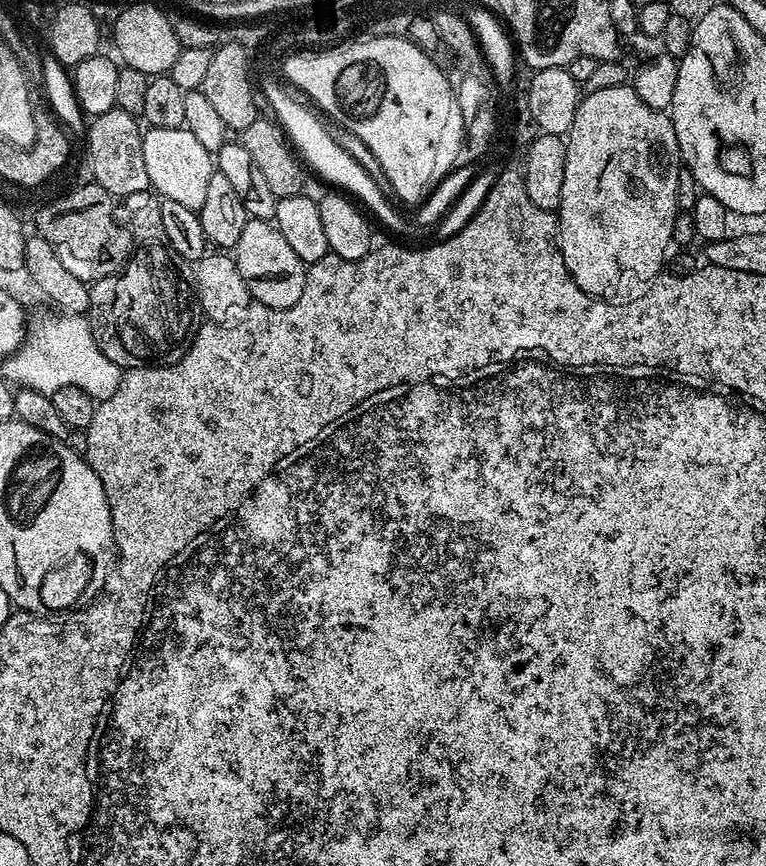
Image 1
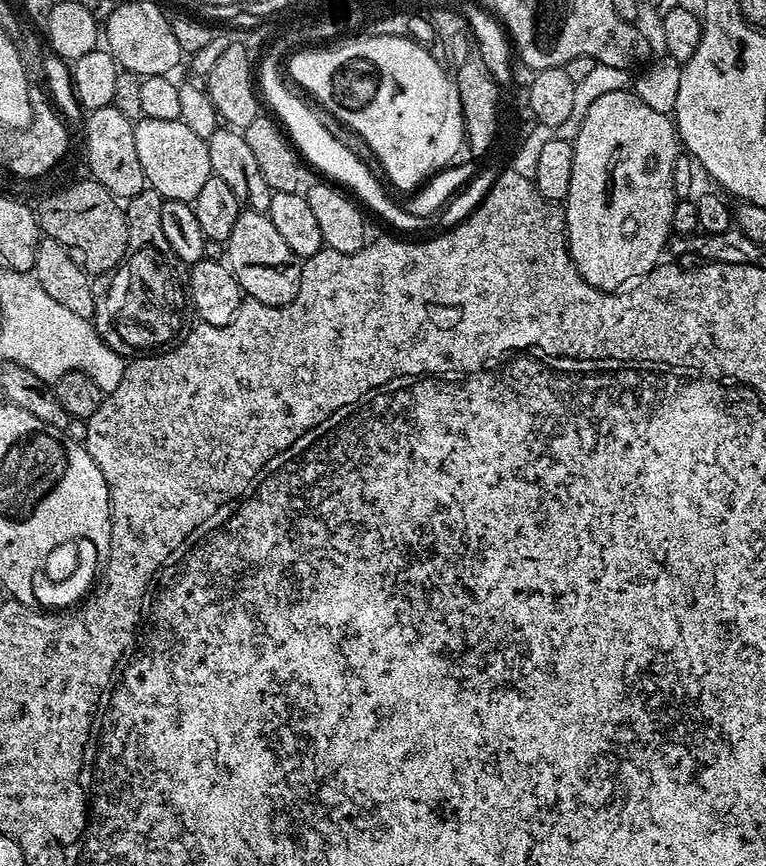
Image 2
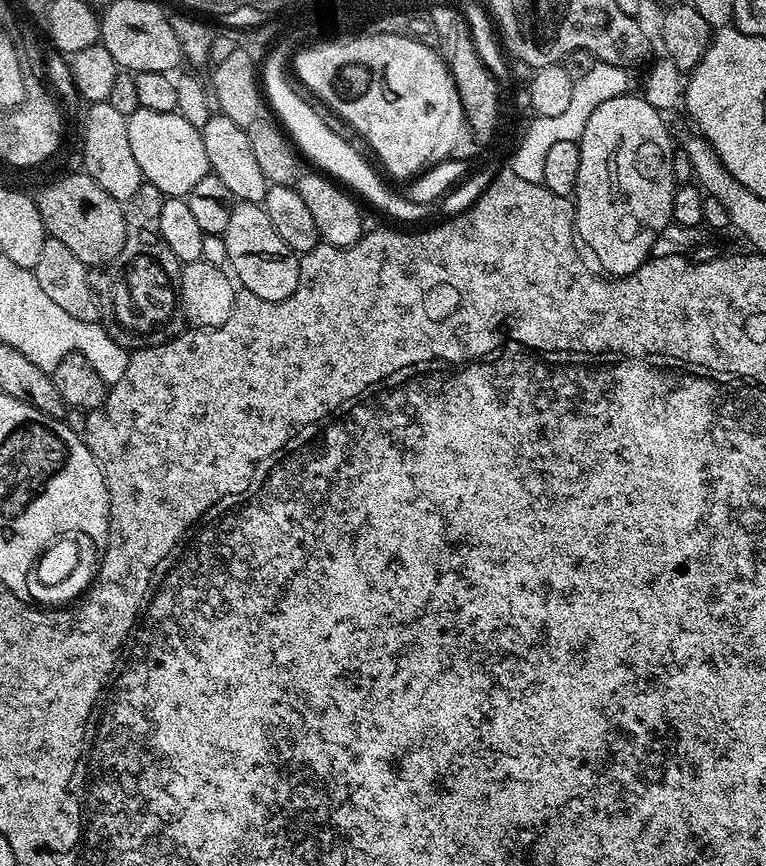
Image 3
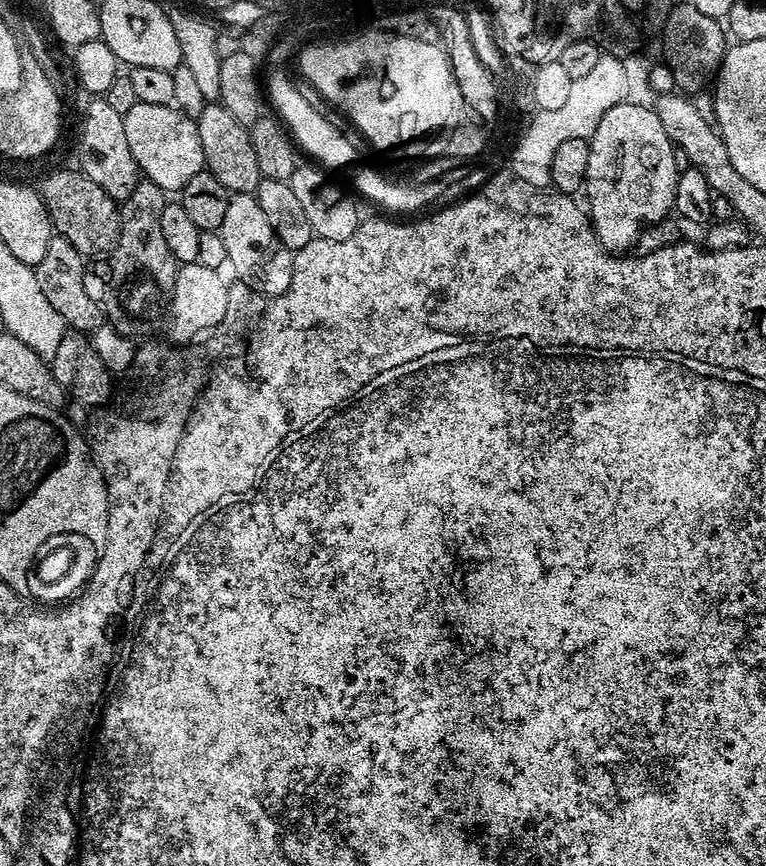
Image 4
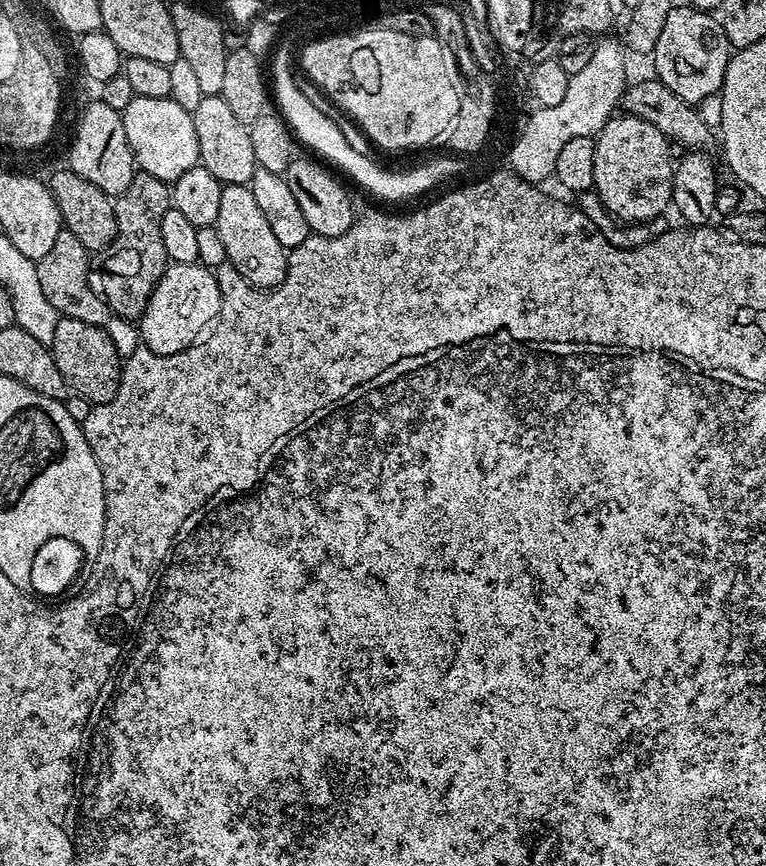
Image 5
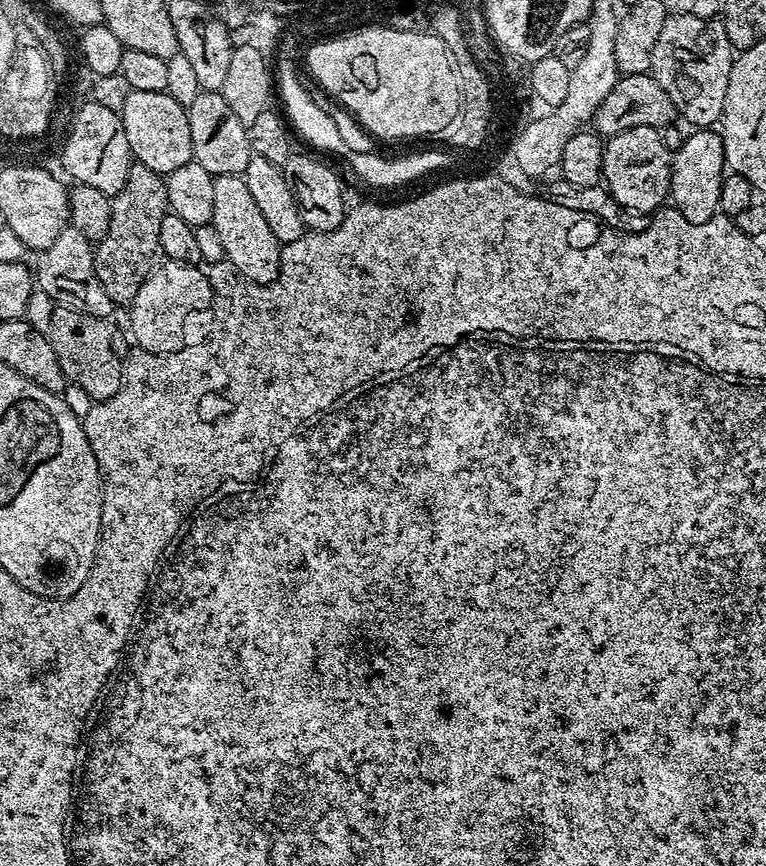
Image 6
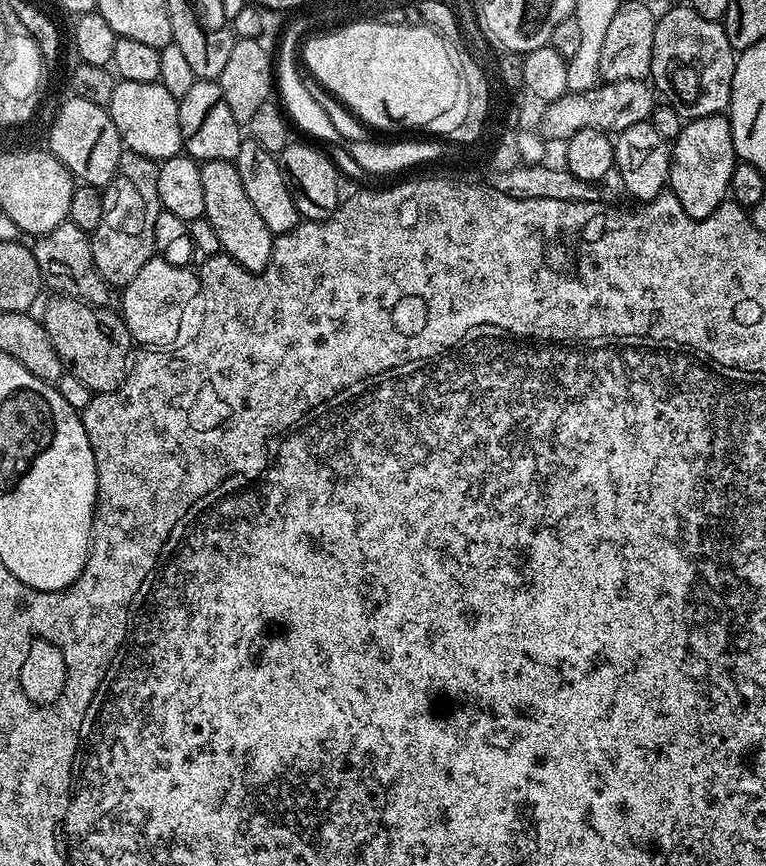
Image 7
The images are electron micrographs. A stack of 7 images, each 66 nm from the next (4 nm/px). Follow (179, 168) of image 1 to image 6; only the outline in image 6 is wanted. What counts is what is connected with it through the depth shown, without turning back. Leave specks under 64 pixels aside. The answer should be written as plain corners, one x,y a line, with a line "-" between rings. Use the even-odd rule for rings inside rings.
129,91
119,114
133,157
139,163
150,166
150,170
167,174
178,170
178,166
186,166
186,162
193,159
190,122
185,105
174,102
174,98
170,98
167,92

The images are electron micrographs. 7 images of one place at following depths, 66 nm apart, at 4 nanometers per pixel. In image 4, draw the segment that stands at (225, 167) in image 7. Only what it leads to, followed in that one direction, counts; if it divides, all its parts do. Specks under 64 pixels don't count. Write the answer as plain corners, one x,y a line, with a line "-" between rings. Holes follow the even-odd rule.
233,192
229,195
226,215
218,233
224,256
236,271
235,279
264,296
281,296
290,286
294,274
292,254
274,234
262,206
258,206
255,195
250,192

